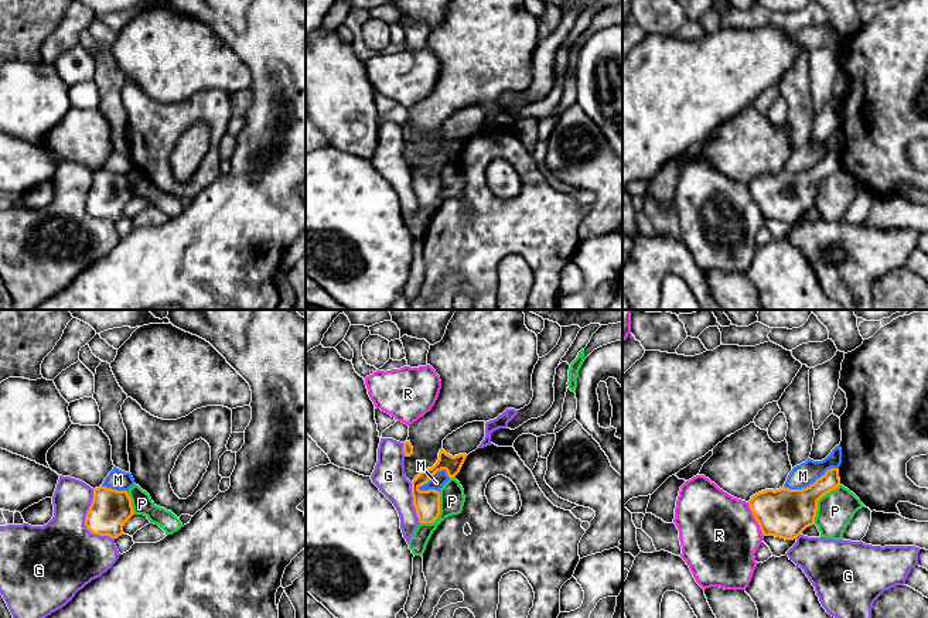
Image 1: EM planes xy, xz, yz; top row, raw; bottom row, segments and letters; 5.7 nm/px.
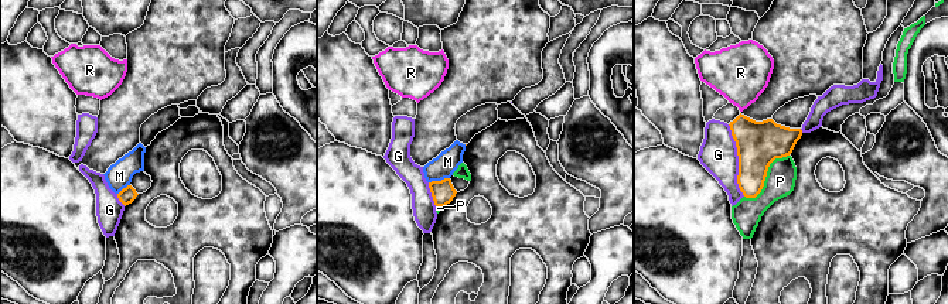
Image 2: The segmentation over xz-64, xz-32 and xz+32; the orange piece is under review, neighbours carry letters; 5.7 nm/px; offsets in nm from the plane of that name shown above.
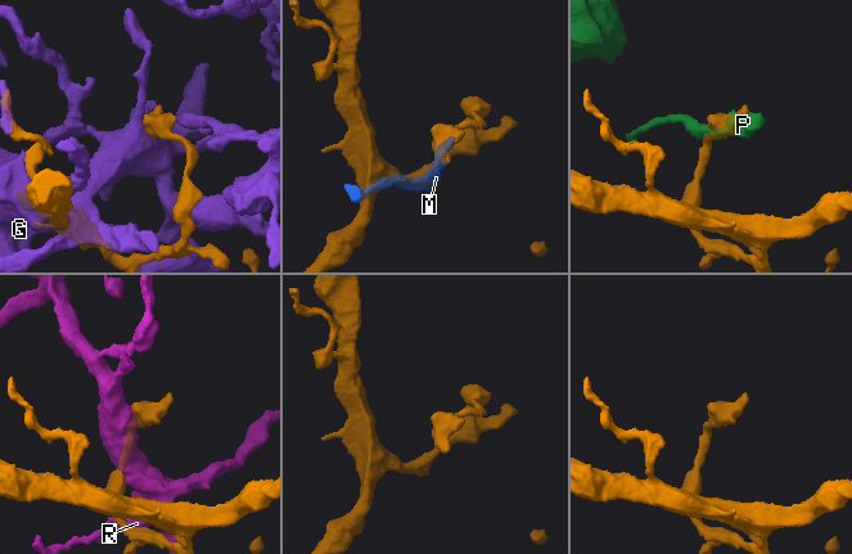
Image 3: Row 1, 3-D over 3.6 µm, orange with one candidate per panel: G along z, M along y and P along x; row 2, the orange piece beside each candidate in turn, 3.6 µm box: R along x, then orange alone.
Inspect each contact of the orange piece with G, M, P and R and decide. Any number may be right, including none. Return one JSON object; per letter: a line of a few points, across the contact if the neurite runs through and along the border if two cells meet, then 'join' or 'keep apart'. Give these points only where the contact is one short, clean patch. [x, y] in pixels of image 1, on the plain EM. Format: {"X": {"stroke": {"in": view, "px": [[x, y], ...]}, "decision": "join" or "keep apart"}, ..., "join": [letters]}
{"G": {"decision": "keep apart"}, "M": {"stroke": {"in": "xz", "px": [[447, 154], [439, 153], [418, 171]]}, "decision": "keep apart"}, "P": {"stroke": {"in": "yz", "px": [[839, 167], [818, 184], [814, 207]]}, "decision": "keep apart"}, "R": {"decision": "keep apart"}, "join": []}

